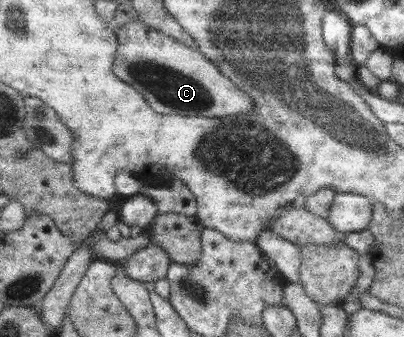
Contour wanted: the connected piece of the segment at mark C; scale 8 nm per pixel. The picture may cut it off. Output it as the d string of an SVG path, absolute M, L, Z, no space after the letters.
M137 19L115 26L117 50L113 60L113 73L141 93L153 111L165 115L177 114L188 117L225 117L249 115L257 104L245 91L241 91L229 77L221 74L217 66L177 39L159 33Z

